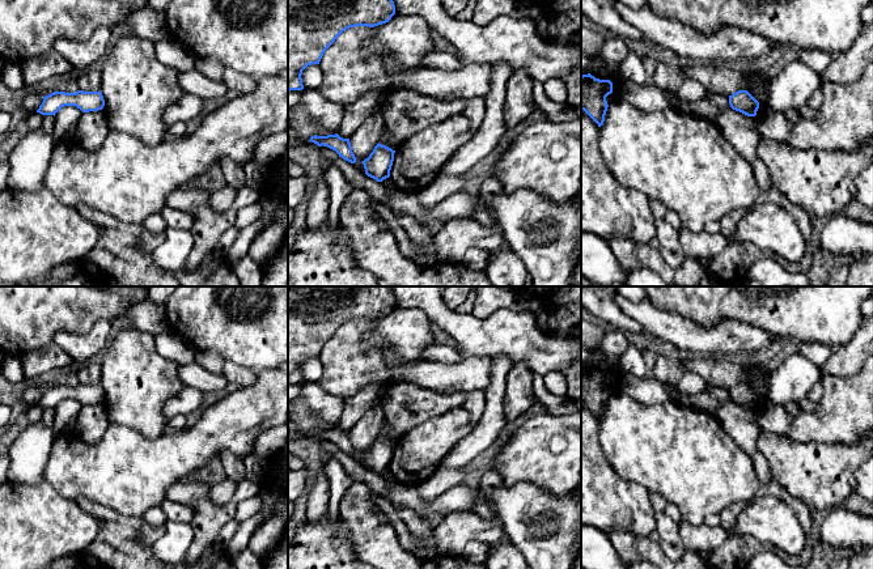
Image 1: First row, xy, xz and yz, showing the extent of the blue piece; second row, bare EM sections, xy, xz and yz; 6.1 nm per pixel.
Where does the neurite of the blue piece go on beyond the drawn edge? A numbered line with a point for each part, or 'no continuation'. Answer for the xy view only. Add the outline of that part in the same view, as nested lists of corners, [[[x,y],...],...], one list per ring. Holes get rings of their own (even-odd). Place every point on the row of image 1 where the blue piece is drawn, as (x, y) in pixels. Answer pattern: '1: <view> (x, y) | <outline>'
no continuation

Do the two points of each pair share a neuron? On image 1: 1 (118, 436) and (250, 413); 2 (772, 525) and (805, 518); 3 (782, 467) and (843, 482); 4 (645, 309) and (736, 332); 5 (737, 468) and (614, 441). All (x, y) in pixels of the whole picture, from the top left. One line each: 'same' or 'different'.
1: same
2: different
3: same
4: same
5: same

